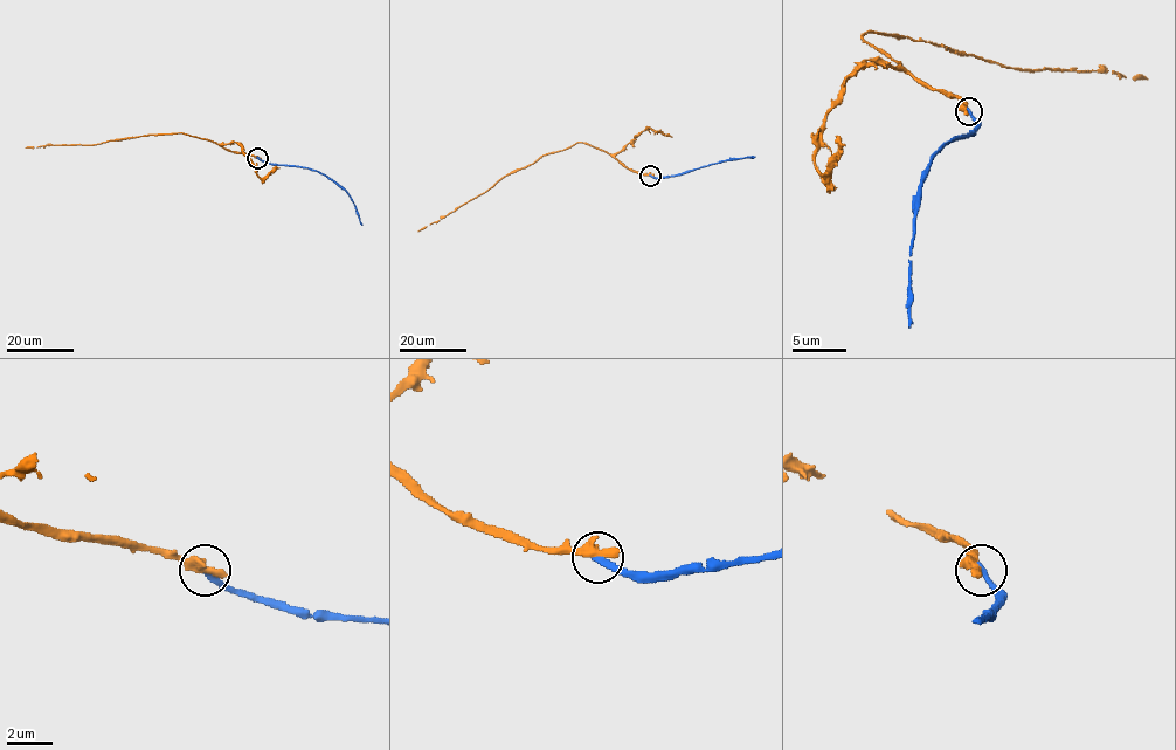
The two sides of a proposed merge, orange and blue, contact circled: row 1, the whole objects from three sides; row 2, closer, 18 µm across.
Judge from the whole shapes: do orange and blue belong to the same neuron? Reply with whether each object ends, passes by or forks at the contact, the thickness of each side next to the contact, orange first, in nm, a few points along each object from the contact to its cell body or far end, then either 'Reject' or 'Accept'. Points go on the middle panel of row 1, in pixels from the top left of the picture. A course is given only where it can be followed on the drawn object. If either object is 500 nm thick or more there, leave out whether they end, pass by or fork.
Thickness 550 nm (orange) against 260 nm. Course of orange: (650, 176), (630, 170), (603, 151), (576, 143), (510, 172), (484, 192), (417, 231). Course of blue: (650, 176), (678, 176), (727, 160), (755, 157). Reject

